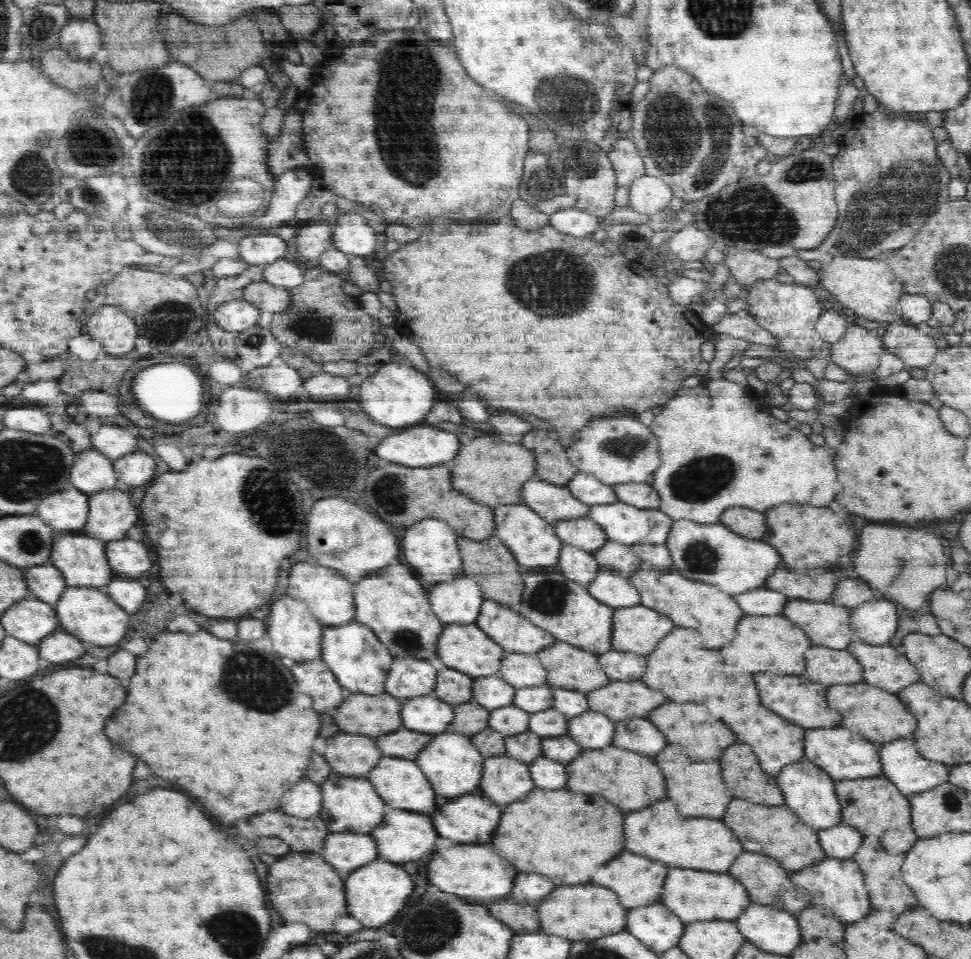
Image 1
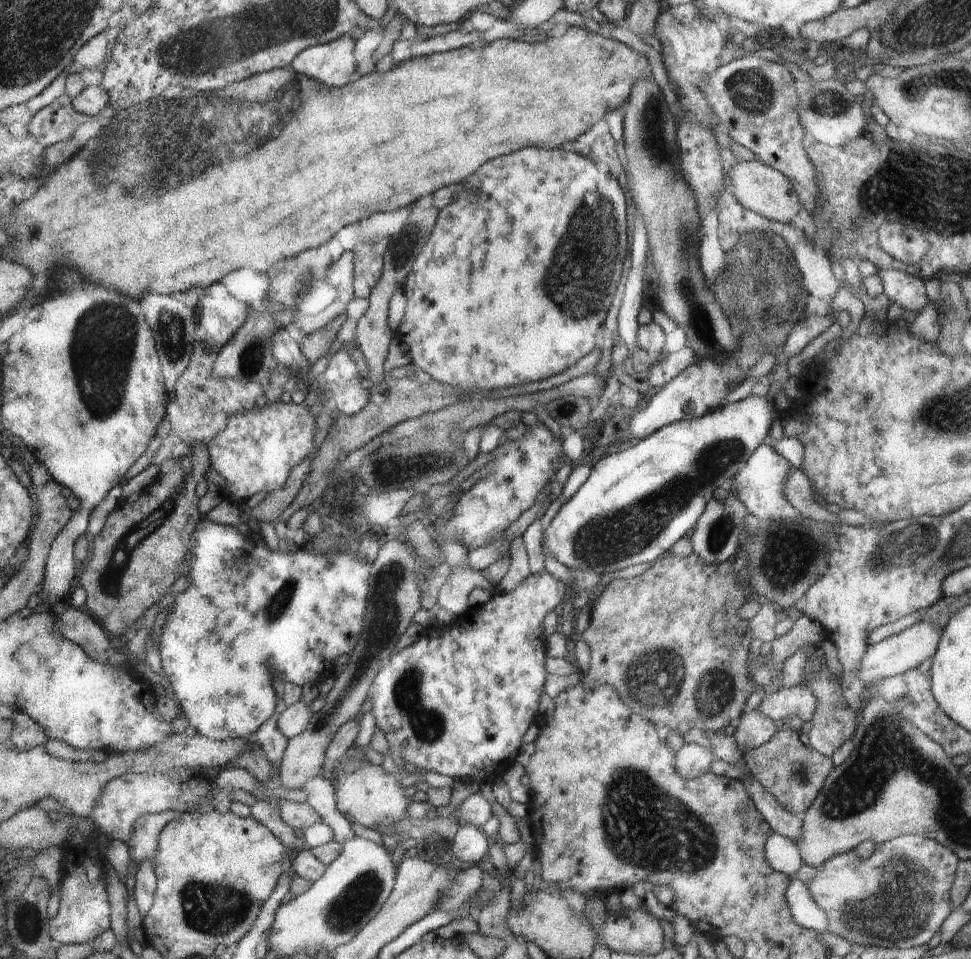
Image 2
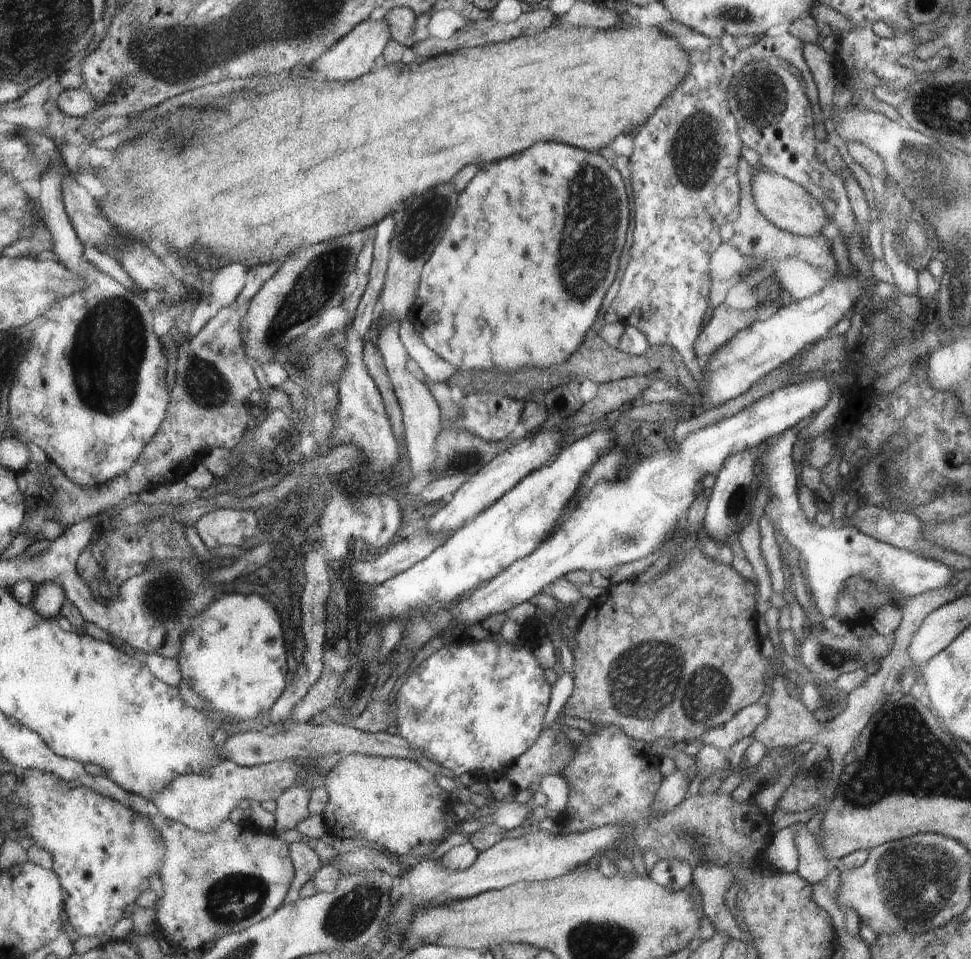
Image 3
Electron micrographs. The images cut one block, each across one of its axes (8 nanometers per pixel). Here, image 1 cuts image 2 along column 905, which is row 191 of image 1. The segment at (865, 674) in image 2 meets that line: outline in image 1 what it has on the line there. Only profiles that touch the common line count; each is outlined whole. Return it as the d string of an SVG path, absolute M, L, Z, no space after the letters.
M644 174L629 186L628 206L640 213L651 215L668 206L673 196L674 193L666 181Z

